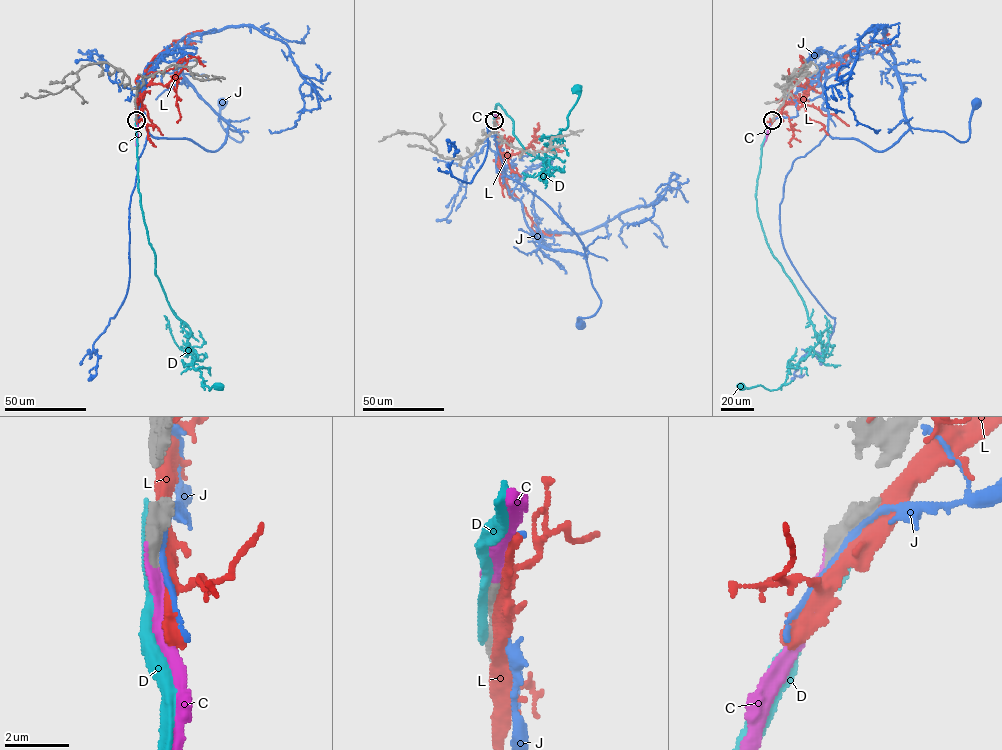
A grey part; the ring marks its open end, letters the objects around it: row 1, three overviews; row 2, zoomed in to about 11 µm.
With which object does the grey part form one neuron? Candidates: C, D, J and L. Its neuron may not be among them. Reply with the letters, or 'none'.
C

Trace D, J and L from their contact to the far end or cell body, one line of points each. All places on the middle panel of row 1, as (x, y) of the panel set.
D: (493, 121), (498, 104), (524, 150), (547, 165), (555, 155), (550, 138), (568, 125), (577, 89)
J: (494, 121), (499, 174), (538, 196), (583, 244), (592, 284), (601, 300), (594, 313), (578, 318), (579, 324)
L: (494, 121), (496, 144), (502, 155), (500, 165), (508, 188), (540, 231), (560, 235)

